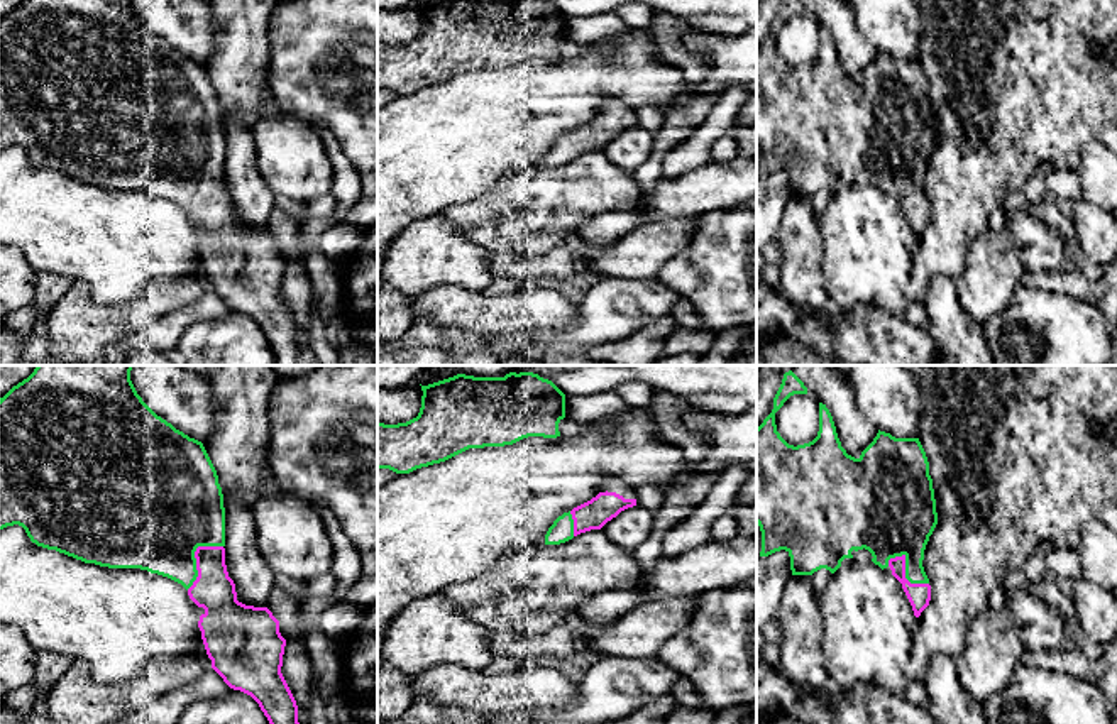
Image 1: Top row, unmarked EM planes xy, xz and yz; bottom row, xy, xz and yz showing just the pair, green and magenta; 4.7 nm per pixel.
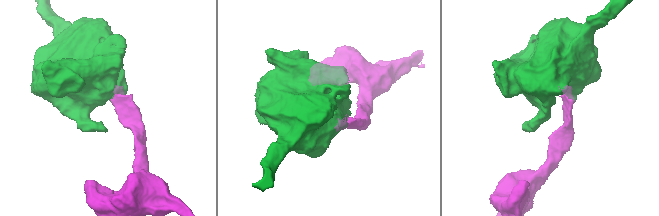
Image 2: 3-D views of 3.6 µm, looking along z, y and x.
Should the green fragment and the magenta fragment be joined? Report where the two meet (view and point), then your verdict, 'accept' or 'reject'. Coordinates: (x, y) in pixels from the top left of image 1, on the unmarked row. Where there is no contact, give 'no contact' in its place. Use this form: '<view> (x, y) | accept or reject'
xy (193, 178) | accept

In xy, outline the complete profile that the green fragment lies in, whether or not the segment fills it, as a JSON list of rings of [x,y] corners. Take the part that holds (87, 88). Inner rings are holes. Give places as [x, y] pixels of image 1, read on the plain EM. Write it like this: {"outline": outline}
{"outline": [[[24,0],[0,19],[0,151],[19,145],[37,167],[56,171],[85,184],[108,189],[140,189],[181,205],[190,220],[203,228],[198,249],[212,289],[234,310],[250,316],[267,338],[276,365],[298,365],[301,347],[296,321],[281,294],[286,261],[279,242],[267,228],[245,227],[237,222],[235,205],[225,186],[225,129],[217,91],[201,63],[190,59],[157,37],[137,15],[130,0]]]}

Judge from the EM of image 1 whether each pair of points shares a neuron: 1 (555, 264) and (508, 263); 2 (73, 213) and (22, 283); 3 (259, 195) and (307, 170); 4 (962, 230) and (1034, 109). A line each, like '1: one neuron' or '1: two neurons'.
1: one neuron
2: two neurons
3: two neurons
4: one neuron

